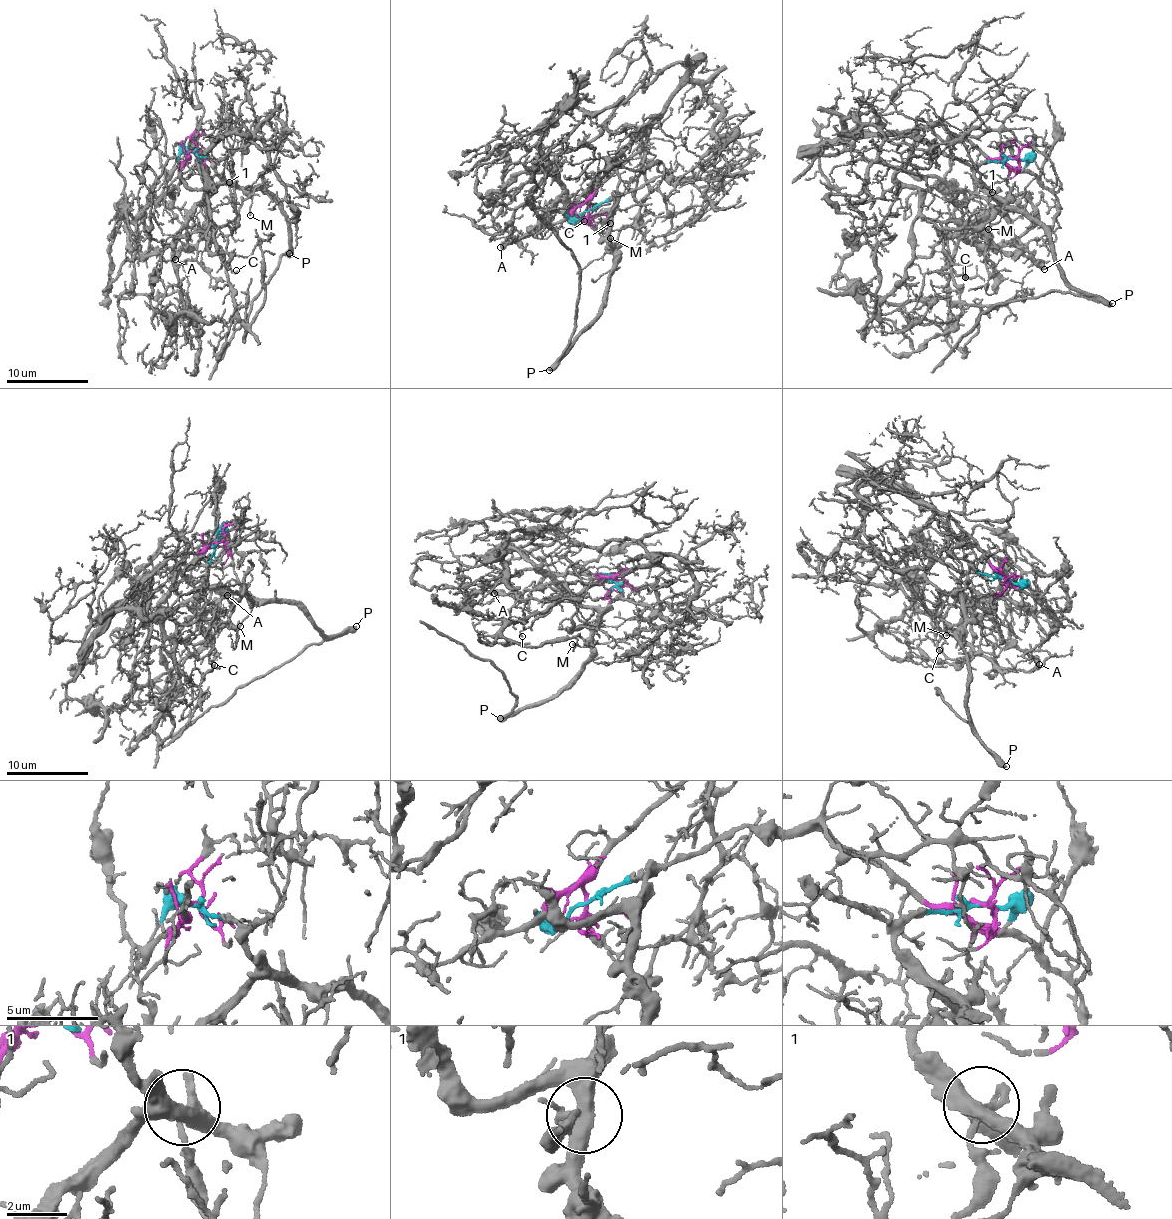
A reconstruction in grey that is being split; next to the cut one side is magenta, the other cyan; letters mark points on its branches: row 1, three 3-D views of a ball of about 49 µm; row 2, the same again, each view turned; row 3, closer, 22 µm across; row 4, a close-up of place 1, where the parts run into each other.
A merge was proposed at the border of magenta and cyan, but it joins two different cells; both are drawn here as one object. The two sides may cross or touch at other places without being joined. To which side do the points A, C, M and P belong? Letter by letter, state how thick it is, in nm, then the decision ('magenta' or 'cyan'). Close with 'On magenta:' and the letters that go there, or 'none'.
A: calibre 480 nm; cyan
C: calibre 160 nm; magenta
M: calibre 150 nm; cyan
P: calibre 500 nm; cyan
On magenta: C

